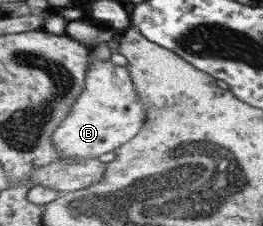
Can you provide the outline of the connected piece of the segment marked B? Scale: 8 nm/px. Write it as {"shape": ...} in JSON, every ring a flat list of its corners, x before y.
{"shape":[[90,56,82,92,50,136,54,149,58,151,56,158,96,159,100,154,114,152,114,149,129,141,142,128,144,115,146,110,134,92,125,66,115,65,110,60,92,60]]}

